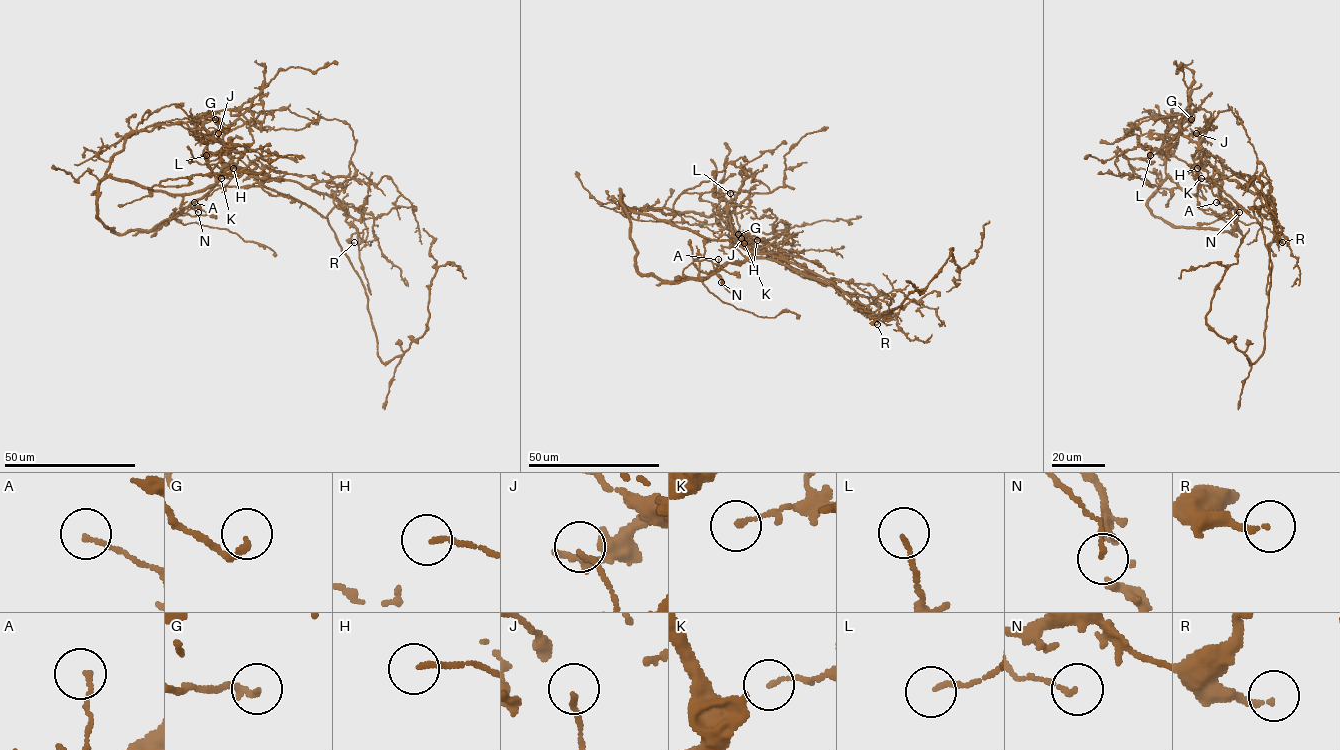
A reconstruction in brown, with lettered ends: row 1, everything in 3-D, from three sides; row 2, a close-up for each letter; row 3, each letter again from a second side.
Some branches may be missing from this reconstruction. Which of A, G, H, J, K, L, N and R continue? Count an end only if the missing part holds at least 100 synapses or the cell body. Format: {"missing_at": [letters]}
{"missing_at": []}

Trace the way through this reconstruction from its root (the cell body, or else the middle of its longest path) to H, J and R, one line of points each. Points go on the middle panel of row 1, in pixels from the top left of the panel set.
H: (852, 300), (832, 283), (789, 263), (783, 255), (774, 259), (754, 257), (756, 248), (767, 244), (757, 240)
J: (852, 300), (832, 283), (789, 263), (783, 255), (774, 259), (754, 257), (754, 248), (741, 238)
R: (852, 300), (852, 296), (857, 296), (872, 316), (880, 316), (873, 322), (877, 324)

